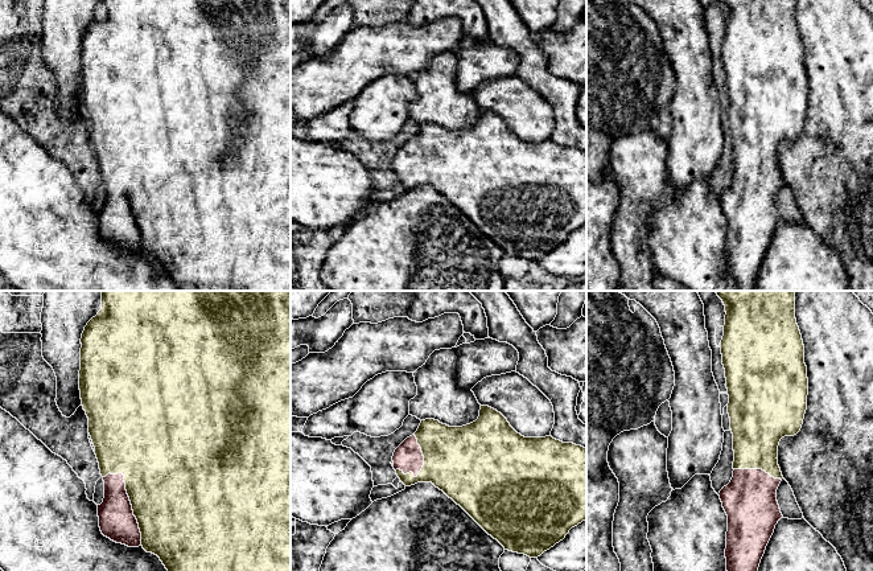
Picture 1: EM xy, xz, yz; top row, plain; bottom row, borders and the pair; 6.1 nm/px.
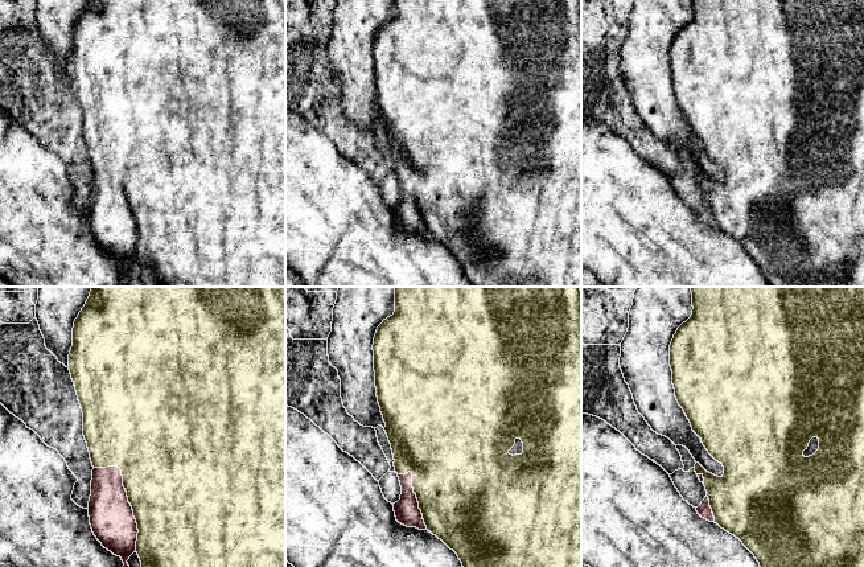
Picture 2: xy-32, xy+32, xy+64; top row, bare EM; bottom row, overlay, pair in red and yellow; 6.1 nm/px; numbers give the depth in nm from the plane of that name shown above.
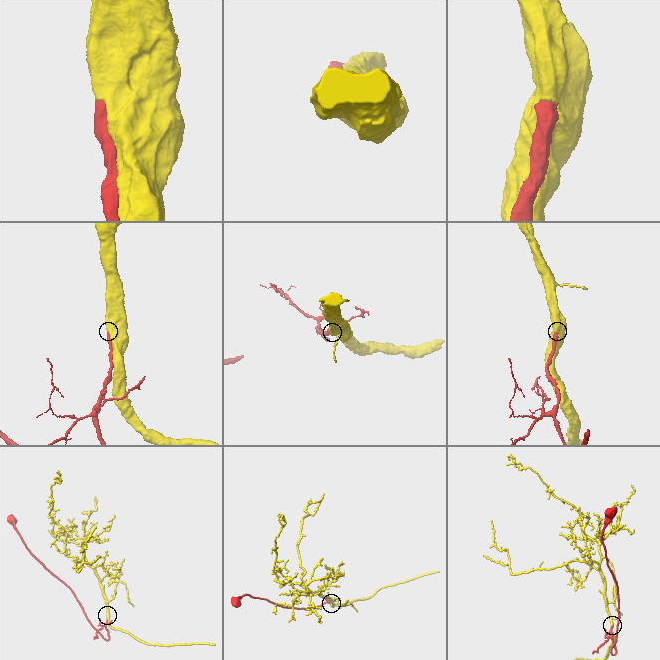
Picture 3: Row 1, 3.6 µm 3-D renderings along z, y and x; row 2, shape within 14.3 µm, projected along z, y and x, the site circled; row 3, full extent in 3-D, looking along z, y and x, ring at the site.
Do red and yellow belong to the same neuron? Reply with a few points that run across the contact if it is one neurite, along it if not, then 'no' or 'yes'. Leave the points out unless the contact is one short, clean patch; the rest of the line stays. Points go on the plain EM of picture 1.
yes

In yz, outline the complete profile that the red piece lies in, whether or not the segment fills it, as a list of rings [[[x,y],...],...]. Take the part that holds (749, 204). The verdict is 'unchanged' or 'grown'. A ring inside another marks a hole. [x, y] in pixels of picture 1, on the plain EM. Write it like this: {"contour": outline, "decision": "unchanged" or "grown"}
{"contour": [[[718,0],[725,9],[725,29],[721,44],[722,69],[729,99],[728,118],[733,137],[733,181],[718,200],[728,219],[726,275],[738,291],[753,291],[757,275],[775,229],[783,221],[777,205],[777,193],[783,182],[778,169],[778,149],[782,141],[796,139],[807,114],[808,82],[804,49],[795,22],[795,0]]], "decision": "grown"}

